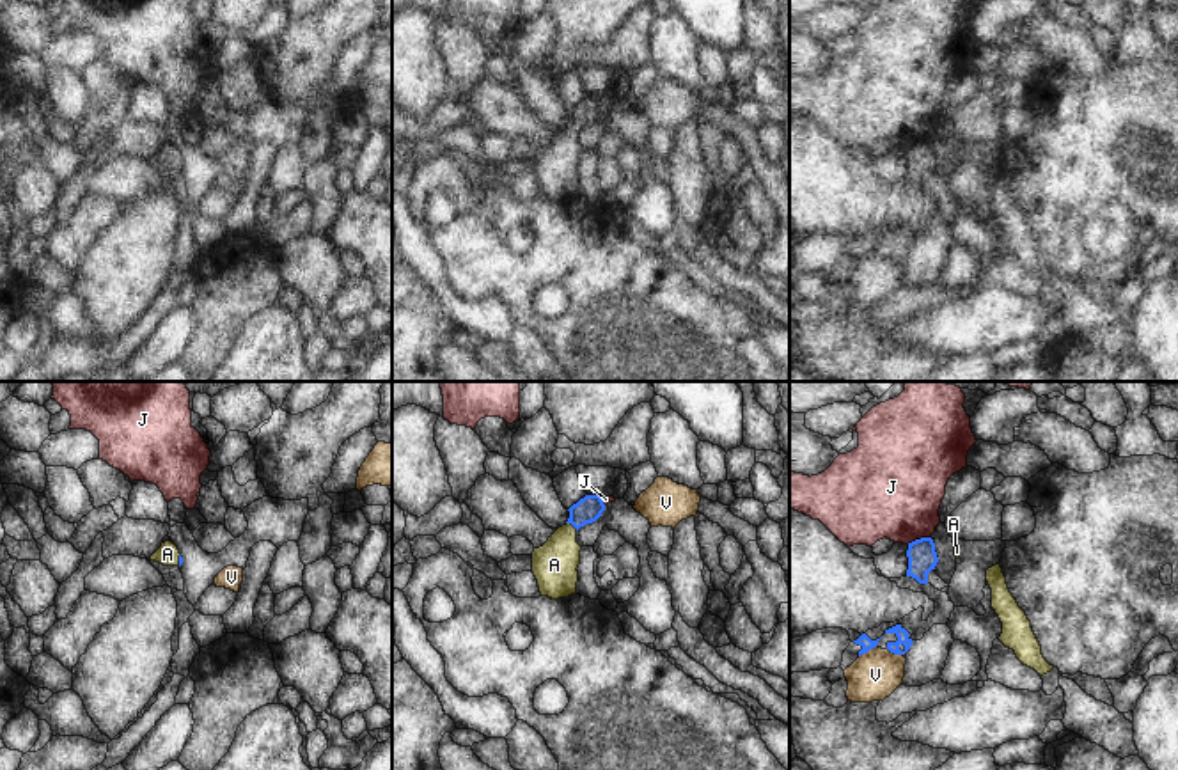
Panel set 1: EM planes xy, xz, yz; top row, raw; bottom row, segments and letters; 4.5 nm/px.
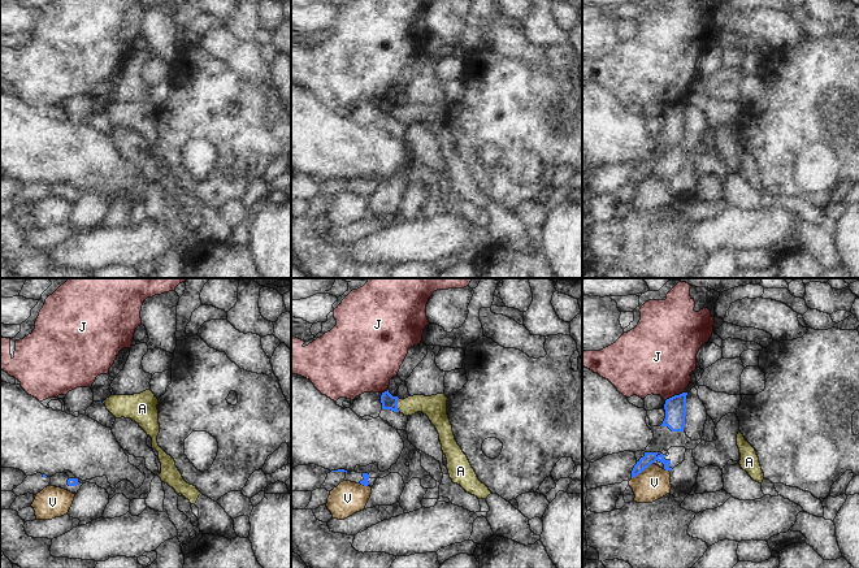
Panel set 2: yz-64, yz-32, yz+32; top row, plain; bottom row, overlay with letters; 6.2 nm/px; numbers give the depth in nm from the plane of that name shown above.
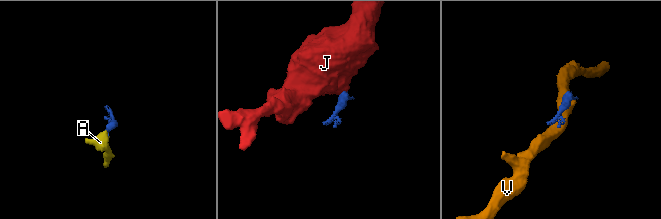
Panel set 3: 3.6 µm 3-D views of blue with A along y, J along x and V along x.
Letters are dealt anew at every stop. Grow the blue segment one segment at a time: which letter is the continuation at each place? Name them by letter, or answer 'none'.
A

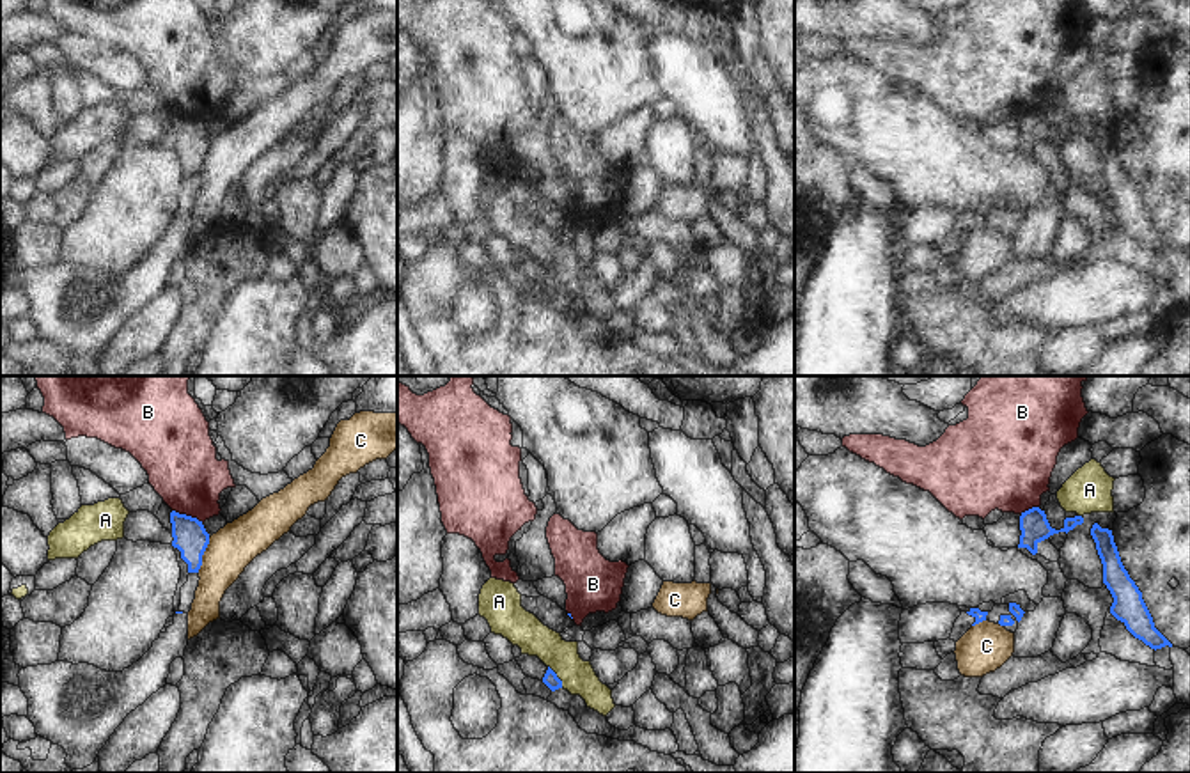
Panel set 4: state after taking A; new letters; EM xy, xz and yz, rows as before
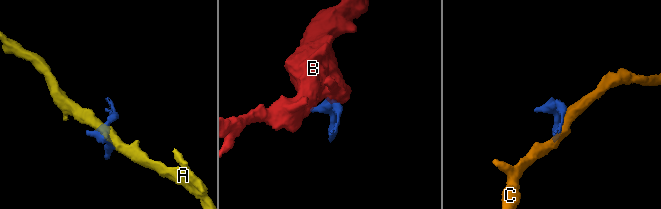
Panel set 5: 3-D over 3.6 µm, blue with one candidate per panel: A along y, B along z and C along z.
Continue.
none

